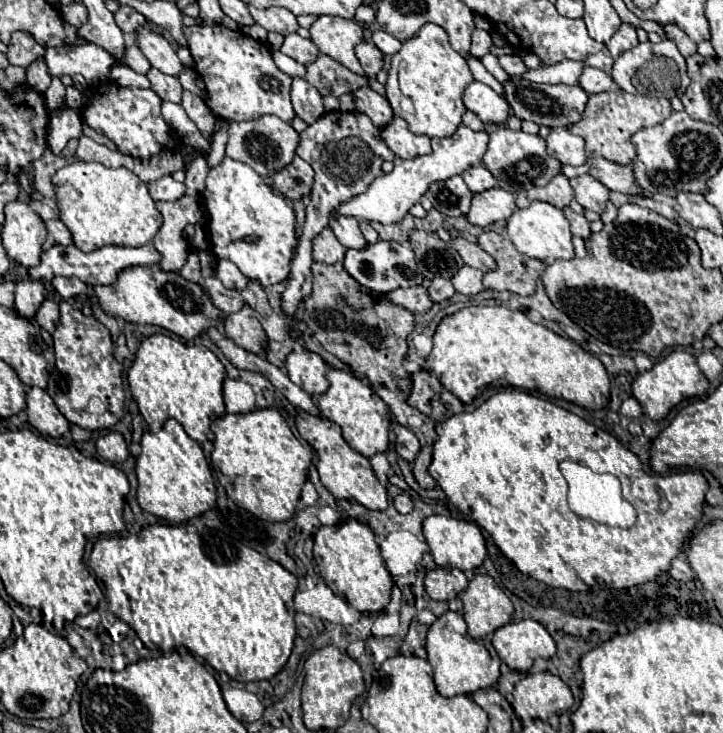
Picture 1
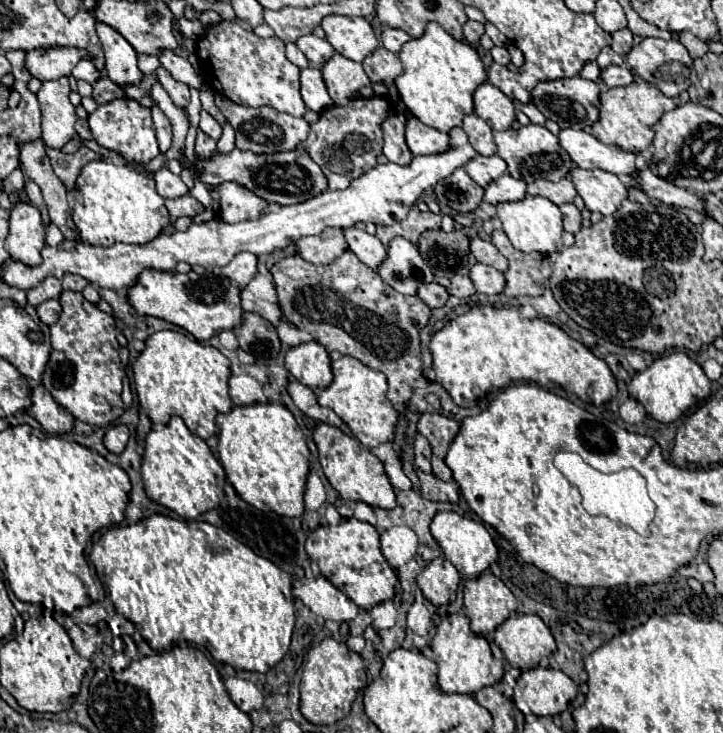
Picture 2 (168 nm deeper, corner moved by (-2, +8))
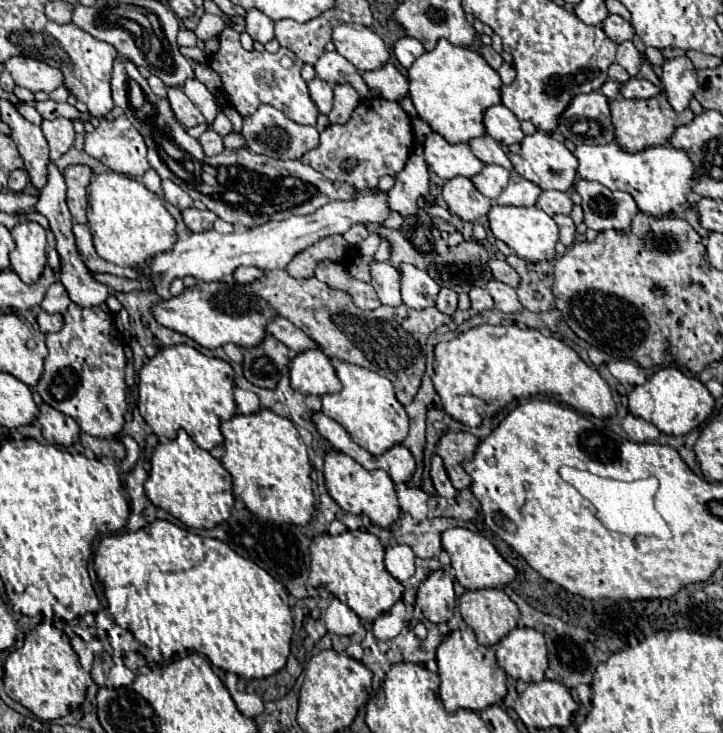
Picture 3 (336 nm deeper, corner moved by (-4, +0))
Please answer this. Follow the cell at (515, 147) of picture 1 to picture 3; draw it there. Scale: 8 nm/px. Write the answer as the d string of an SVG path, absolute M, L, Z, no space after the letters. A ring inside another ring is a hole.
M541 131L529 135L521 143L521 153L513 155L509 147L505 145L503 151L511 159L515 171L523 175L525 179L537 183L541 189L557 189L557 191L569 191L577 179L577 157L559 141L555 141L551 135L543 135Z

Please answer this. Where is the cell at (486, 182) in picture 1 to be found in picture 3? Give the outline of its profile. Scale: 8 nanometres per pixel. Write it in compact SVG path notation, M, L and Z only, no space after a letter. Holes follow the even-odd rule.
M485 165L485 169L471 179L475 187L489 199L497 199L509 181L509 171L499 165Z

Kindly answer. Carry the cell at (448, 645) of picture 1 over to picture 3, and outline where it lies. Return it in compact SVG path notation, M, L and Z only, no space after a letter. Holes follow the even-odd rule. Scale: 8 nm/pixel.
M473 629L449 633L437 649L437 665L441 677L439 695L447 713L453 713L457 709L483 711L491 705L501 703L507 695L506 673L487 657L487 651L477 643Z

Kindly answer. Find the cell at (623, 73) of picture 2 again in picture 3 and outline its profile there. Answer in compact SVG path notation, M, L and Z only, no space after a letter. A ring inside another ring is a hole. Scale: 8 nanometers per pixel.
M631 77L627 83L623 83L621 87L621 95L625 99L651 99L659 93L663 93L665 89L661 85L653 85L651 81L647 79L641 79L641 77Z

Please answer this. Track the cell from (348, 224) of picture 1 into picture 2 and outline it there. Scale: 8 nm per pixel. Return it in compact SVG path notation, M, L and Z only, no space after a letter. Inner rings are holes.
M349 227L345 229L345 239L349 243L349 249L365 265L369 265L371 269L377 269L377 263L381 263L381 259L385 257L385 247L375 235L369 235L367 231L361 231L357 227Z

